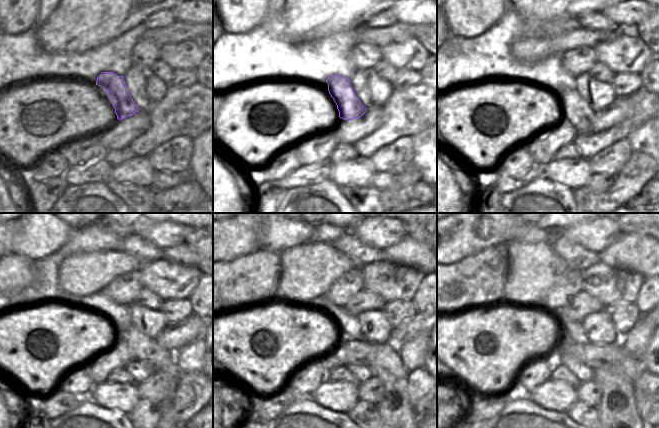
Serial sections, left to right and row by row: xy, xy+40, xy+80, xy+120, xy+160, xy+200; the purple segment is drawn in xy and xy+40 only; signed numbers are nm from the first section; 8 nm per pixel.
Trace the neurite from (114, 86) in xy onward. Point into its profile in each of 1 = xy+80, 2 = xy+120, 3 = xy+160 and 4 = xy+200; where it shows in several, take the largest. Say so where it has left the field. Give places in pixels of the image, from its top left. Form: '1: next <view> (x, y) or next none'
1: next xy+80 (575, 109)
2: next xy+120 (139, 346)
3: next xy+160 (386, 356)
4: next xy+200 (613, 357)

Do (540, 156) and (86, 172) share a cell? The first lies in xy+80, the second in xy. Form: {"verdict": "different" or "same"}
{"verdict": "different"}

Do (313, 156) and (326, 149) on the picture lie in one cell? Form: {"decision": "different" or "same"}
{"decision": "same"}

